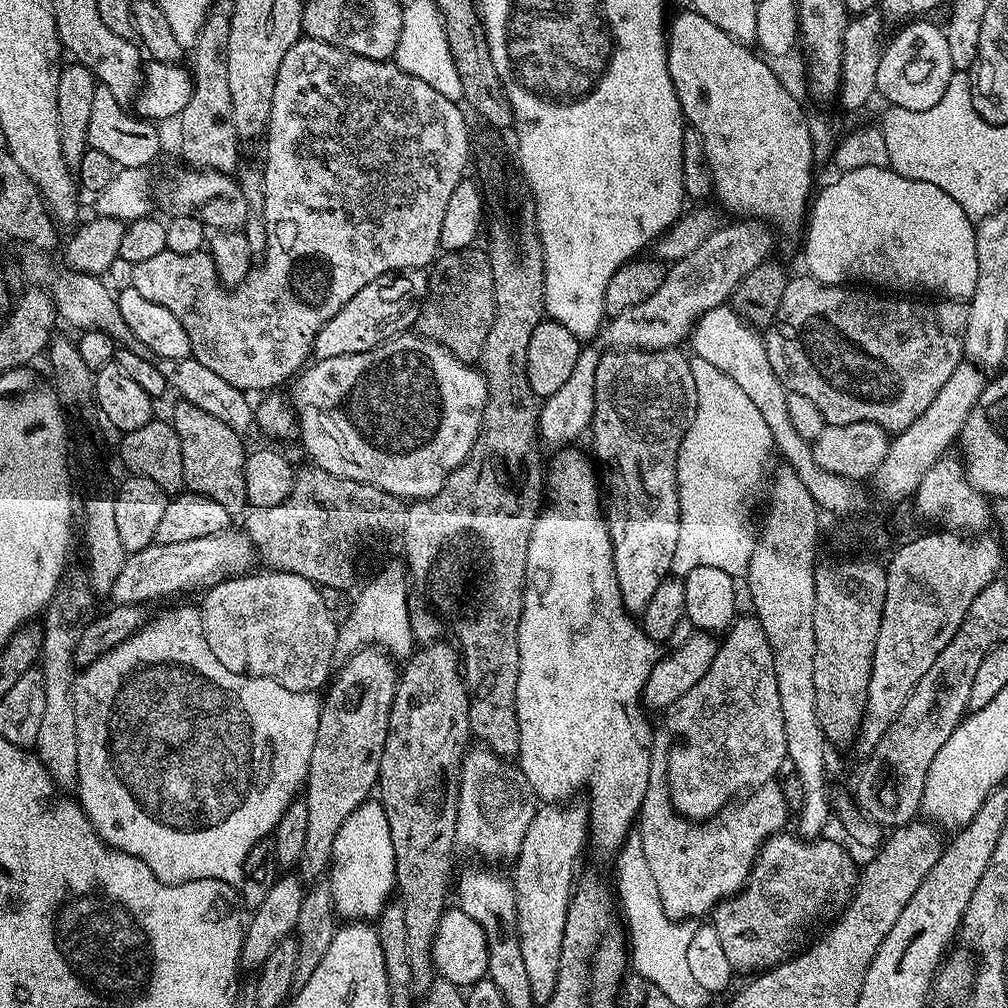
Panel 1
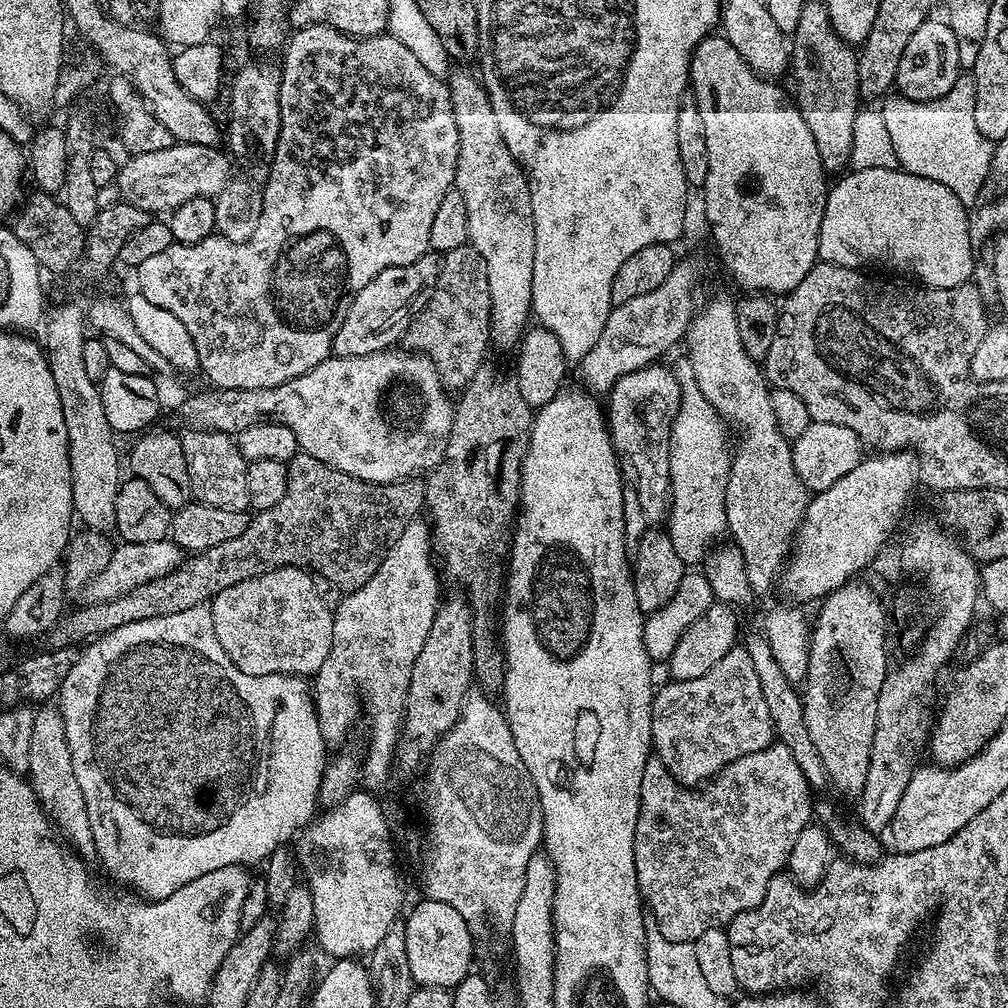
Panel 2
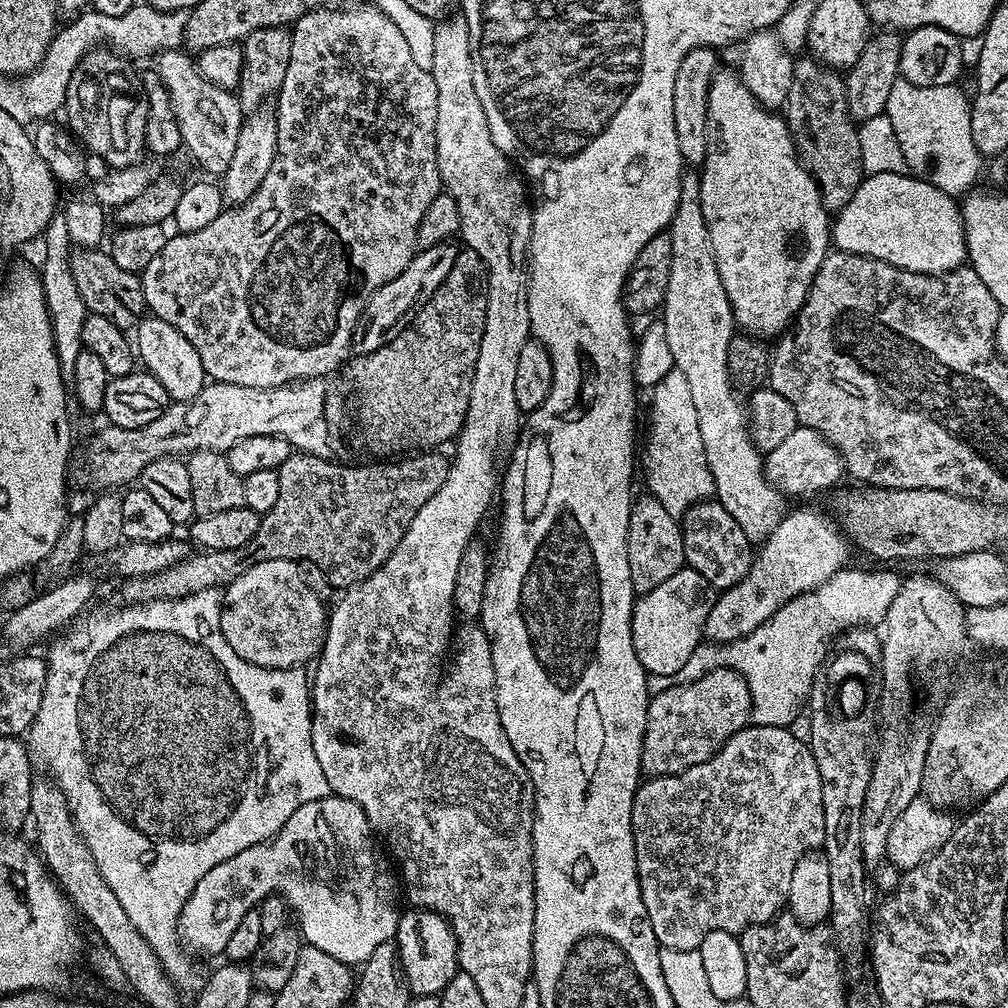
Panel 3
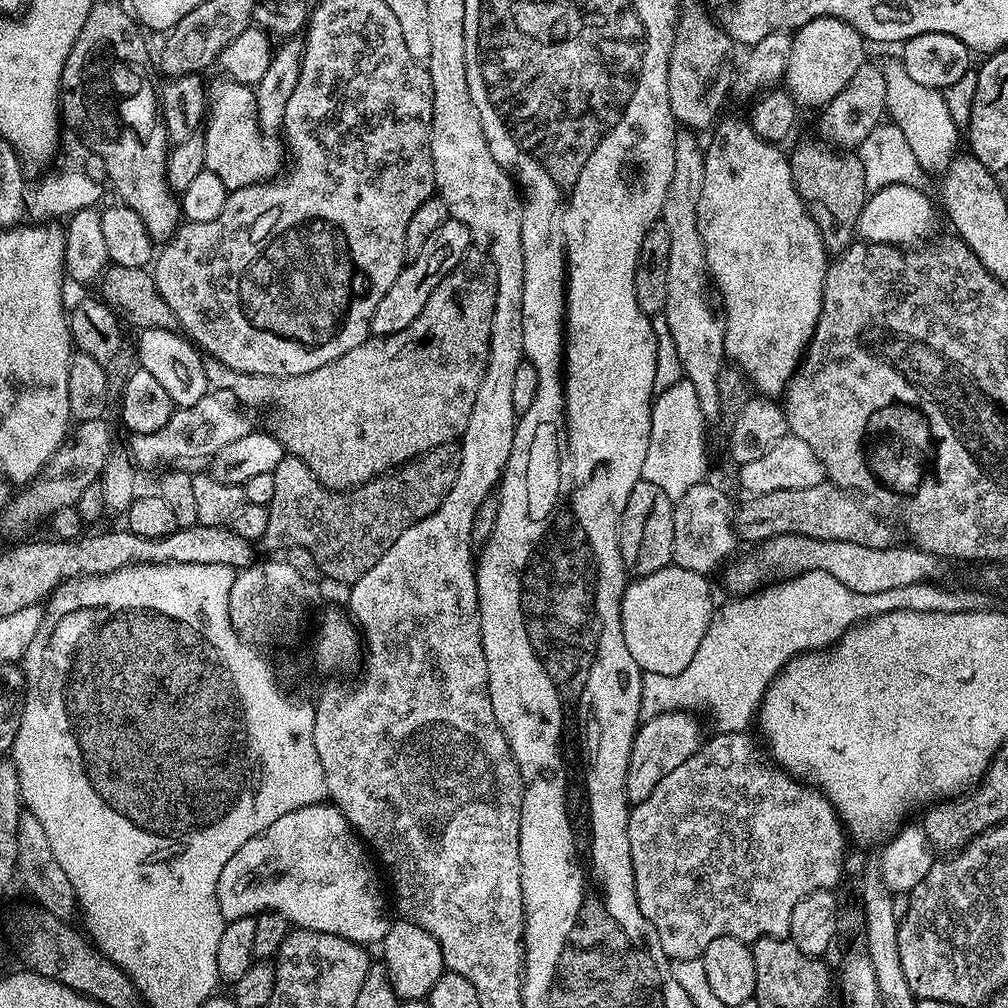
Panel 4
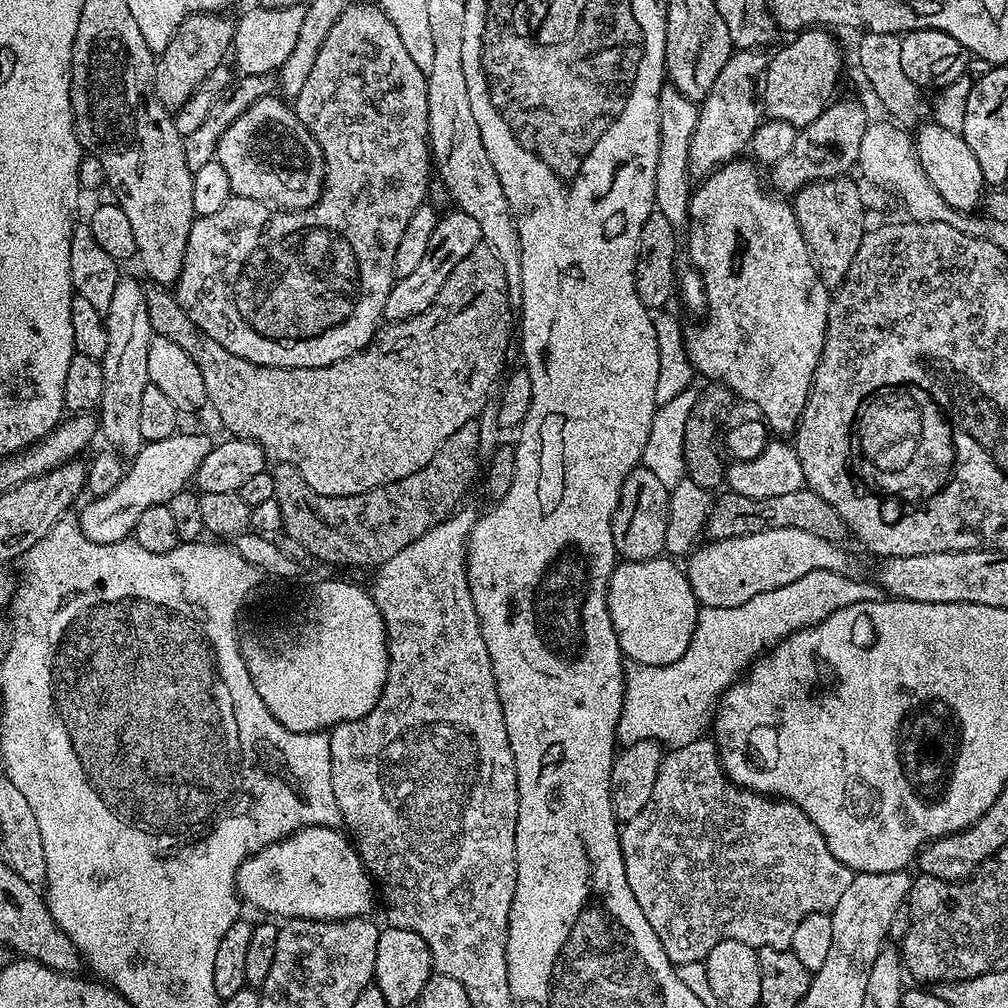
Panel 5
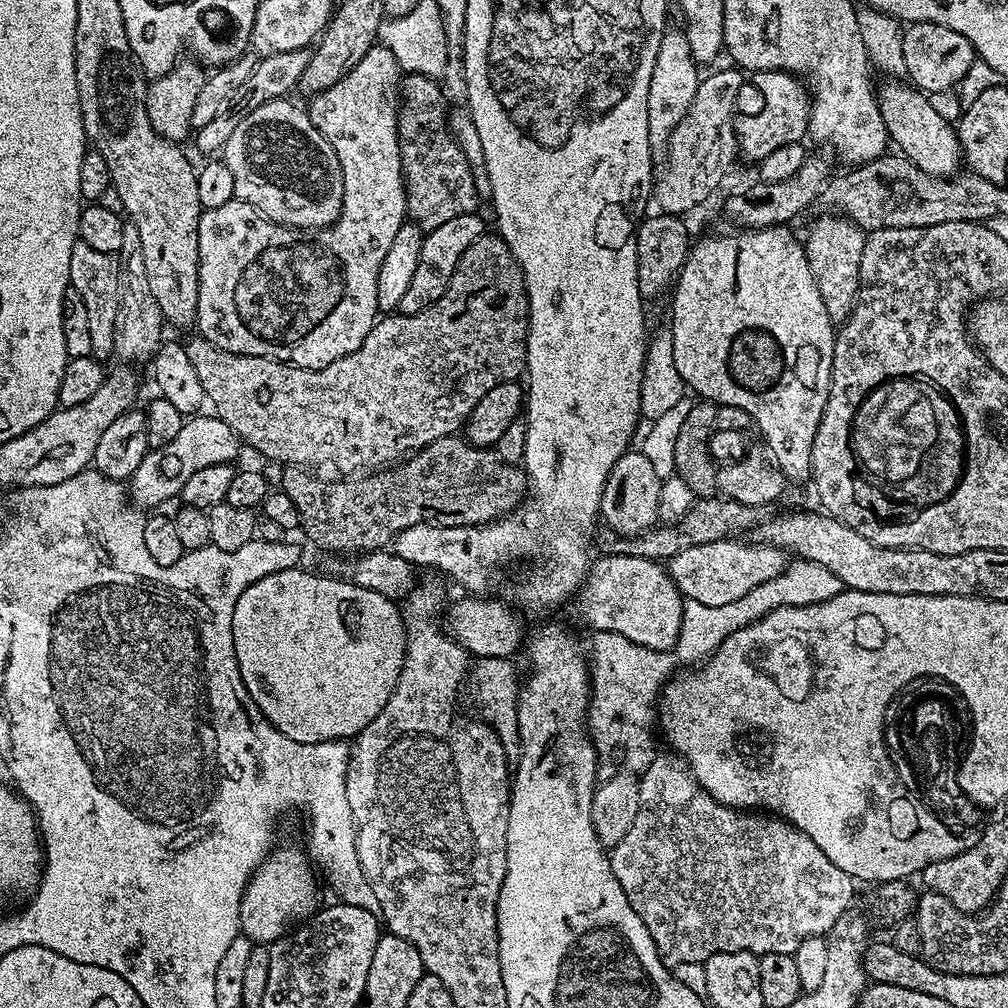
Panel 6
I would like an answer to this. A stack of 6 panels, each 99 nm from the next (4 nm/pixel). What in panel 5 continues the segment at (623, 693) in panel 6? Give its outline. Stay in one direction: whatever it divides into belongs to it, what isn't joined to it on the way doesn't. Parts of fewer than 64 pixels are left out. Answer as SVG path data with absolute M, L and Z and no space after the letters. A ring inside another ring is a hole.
M814 570L799 578L796 582L787 583L786 586L779 586L776 590L769 590L762 594L757 594L754 598L747 599L746 602L740 606L730 606L729 609L714 609L701 607L698 618L696 619L696 629L690 638L690 646L686 650L686 654L682 654L682 658L678 658L678 662L673 664L663 664L662 666L650 666L649 664L632 664L631 667L625 671L624 674L624 705L622 706L622 714L620 721L616 727L616 738L621 745L627 746L638 742L639 740L654 740L661 745L667 746L669 749L681 748L690 742L701 739L705 735L704 732L709 731L710 725L714 720L714 713L716 705L719 704L721 696L724 691L730 687L731 684L737 683L738 678L743 677L744 673L752 667L753 660L761 659L769 650L776 647L780 641L785 640L792 632L797 632L803 628L814 626L818 622L822 622L830 614L834 614L834 610L838 610L842 606L850 606L854 602L862 602L863 600L879 600L881 599L882 592L875 583L863 584L860 578L853 578L851 576L843 576L840 573L832 573L830 570Z

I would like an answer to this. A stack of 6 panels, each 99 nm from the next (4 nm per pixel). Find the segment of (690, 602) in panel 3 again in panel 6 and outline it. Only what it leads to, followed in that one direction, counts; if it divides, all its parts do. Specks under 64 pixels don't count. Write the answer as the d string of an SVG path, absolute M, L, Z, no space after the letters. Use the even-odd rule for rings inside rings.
M633 556L599 557L591 561L588 577L574 597L580 616L593 633L613 632L643 648L671 652L680 636L685 598L663 563Z

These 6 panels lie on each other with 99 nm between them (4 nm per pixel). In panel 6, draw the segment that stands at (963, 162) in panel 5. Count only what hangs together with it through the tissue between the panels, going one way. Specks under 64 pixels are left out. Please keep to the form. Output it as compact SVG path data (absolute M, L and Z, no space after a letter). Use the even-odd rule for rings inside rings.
M888 82L879 85L878 99L882 122L886 122L888 139L897 144L899 155L905 156L918 170L931 176L953 177L962 164L960 140L956 137L953 121L942 118L934 110L931 99L919 88L908 82ZM904 83L904 84L900 84ZM957 167L957 168L956 168Z

